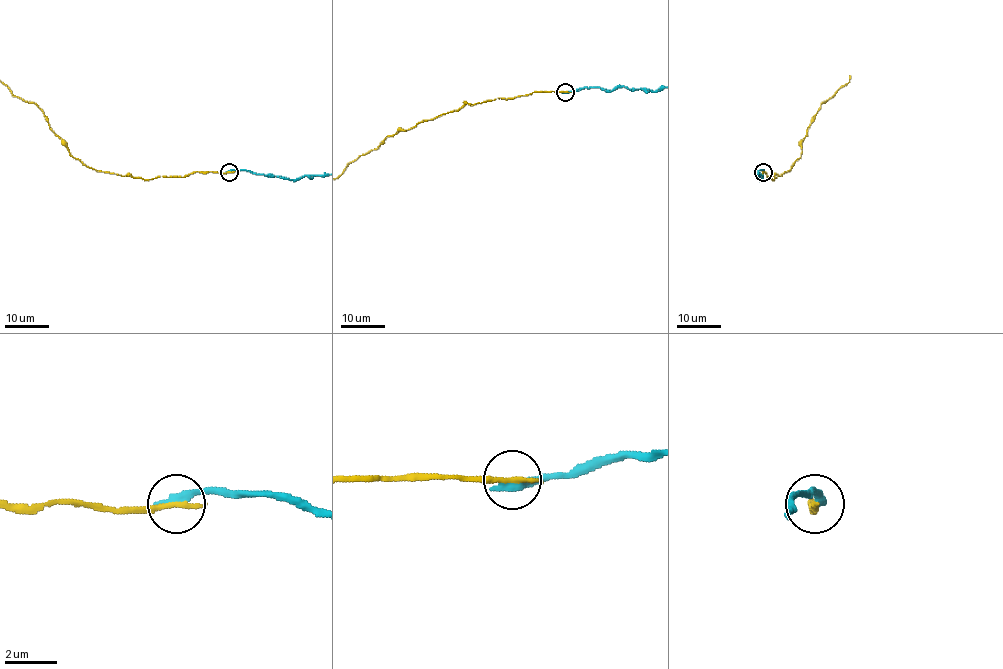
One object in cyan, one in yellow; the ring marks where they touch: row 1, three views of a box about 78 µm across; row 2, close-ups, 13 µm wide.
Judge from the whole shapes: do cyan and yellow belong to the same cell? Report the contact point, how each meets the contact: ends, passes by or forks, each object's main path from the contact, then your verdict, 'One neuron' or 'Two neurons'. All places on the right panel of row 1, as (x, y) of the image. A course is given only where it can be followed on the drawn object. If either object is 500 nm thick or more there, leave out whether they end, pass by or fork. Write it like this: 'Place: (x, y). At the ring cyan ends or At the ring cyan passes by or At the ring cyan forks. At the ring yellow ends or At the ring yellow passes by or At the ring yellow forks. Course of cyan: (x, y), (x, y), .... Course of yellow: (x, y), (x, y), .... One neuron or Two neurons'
Place: (763, 172). At the ring cyan ends. At the ring yellow ends. Two neurons

